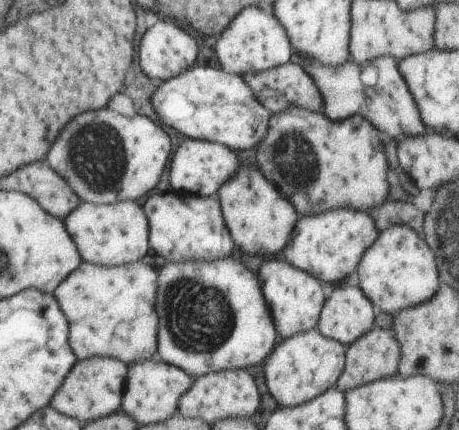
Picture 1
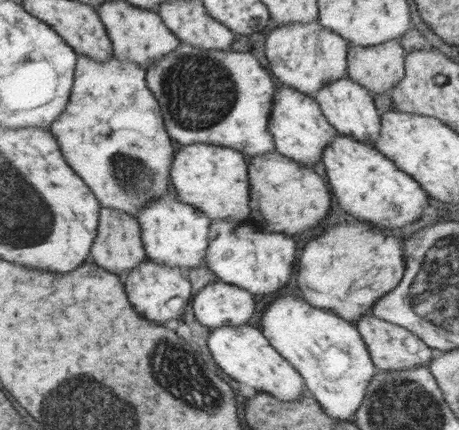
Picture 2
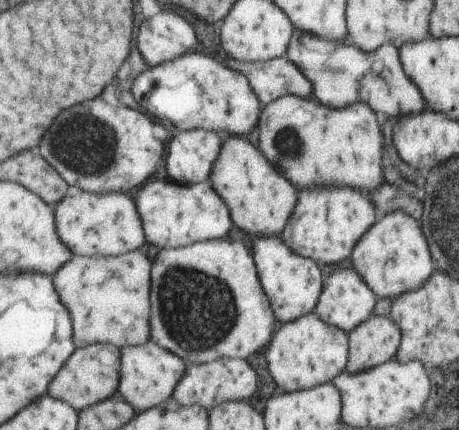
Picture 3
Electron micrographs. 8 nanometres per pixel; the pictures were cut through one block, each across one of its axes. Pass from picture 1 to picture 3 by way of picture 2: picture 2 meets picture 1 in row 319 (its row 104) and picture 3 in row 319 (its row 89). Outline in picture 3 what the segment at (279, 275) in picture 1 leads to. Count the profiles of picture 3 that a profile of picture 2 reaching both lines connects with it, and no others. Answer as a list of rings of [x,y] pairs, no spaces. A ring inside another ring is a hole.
[[[253,236],[251,250],[253,250],[253,262],[257,268],[261,288],[269,300],[269,306],[271,306],[277,322],[281,322],[281,324],[295,322],[297,318],[311,314],[323,292],[321,266],[315,260],[303,258],[297,252],[293,252],[279,236],[267,236],[267,238]]]

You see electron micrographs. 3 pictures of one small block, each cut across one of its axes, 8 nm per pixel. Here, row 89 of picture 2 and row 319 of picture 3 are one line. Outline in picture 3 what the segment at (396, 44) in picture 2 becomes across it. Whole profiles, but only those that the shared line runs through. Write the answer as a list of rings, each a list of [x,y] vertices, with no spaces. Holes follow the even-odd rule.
[[[369,316],[363,324],[347,332],[351,336],[351,358],[347,358],[347,372],[359,374],[381,366],[395,358],[397,344],[401,344],[401,328],[385,316]]]

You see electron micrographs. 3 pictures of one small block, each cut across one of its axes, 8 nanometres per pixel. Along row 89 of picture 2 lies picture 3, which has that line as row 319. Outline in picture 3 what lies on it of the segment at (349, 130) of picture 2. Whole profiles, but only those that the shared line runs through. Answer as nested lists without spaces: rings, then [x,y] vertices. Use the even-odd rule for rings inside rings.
[[[339,268],[335,272],[331,272],[327,276],[327,280],[323,282],[323,292],[319,296],[319,302],[315,306],[315,314],[331,324],[331,326],[337,326],[341,328],[343,332],[351,332],[353,328],[357,328],[359,324],[363,324],[369,316],[371,316],[371,310],[373,310],[373,290],[367,286],[367,282],[363,280],[363,276],[355,270],[355,268]]]

